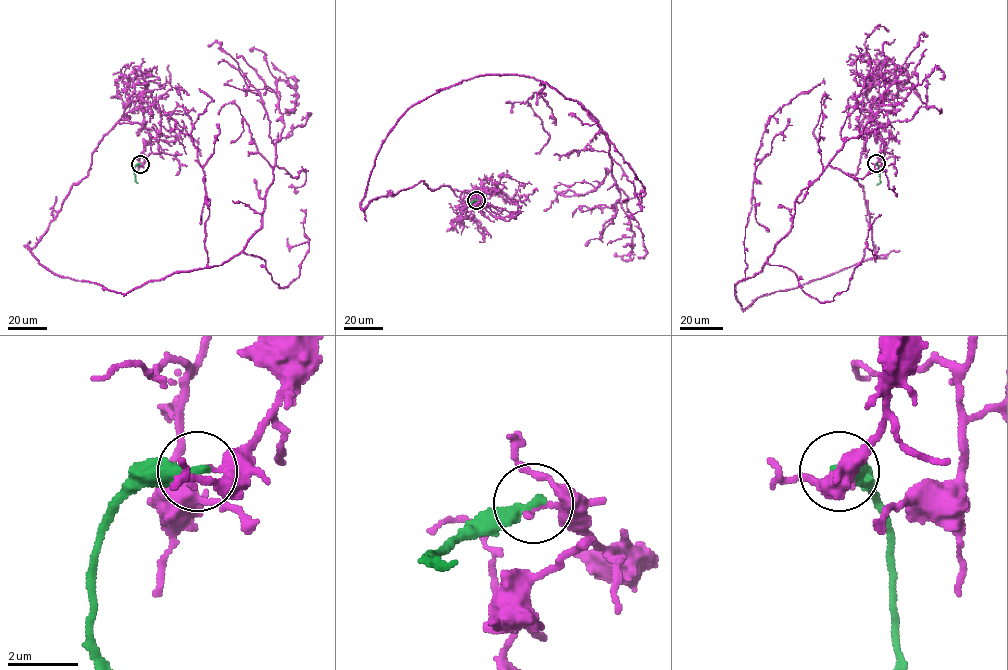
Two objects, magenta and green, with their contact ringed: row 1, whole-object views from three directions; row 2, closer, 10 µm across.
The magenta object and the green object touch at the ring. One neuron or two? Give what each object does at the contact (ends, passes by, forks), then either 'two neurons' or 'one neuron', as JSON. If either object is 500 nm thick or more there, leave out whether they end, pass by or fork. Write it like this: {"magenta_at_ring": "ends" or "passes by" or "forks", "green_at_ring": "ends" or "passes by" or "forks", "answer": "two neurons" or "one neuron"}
{"magenta_at_ring": "ends", "green_at_ring": "ends", "answer": "two neurons"}

